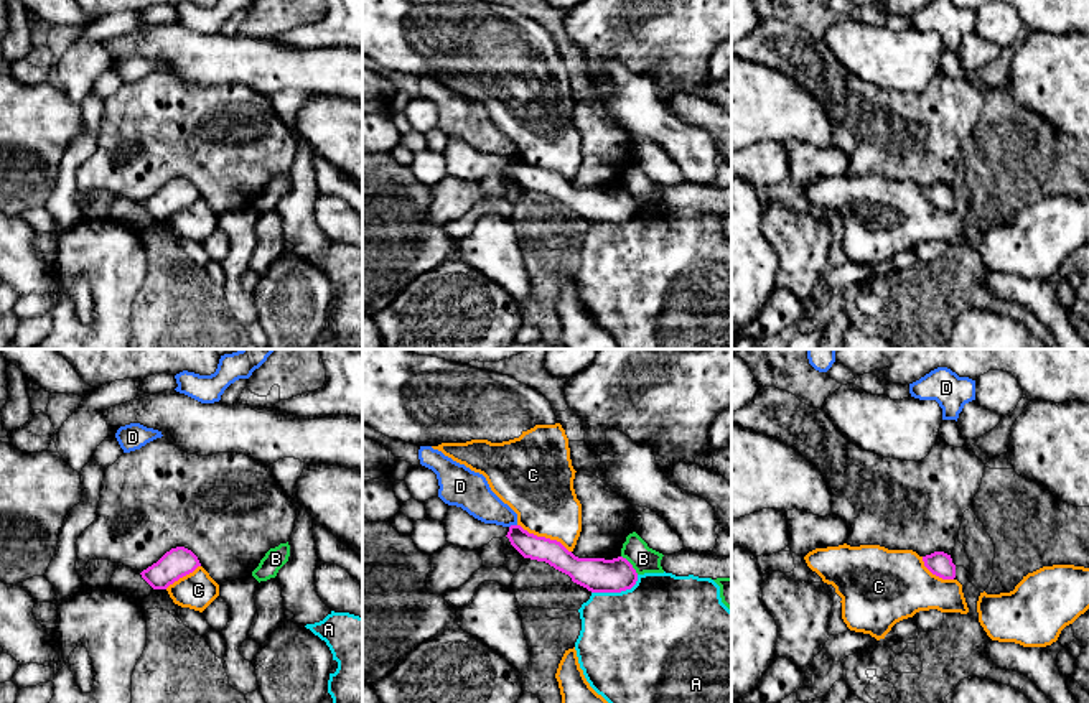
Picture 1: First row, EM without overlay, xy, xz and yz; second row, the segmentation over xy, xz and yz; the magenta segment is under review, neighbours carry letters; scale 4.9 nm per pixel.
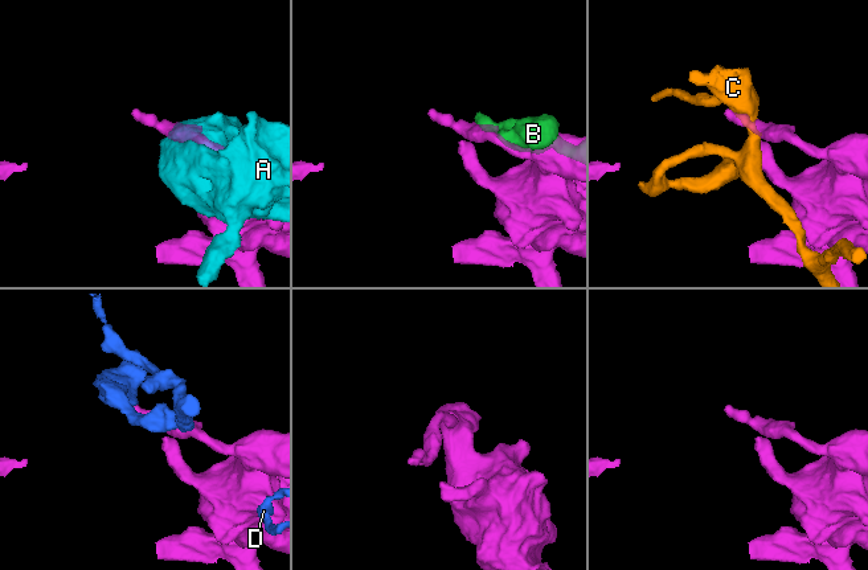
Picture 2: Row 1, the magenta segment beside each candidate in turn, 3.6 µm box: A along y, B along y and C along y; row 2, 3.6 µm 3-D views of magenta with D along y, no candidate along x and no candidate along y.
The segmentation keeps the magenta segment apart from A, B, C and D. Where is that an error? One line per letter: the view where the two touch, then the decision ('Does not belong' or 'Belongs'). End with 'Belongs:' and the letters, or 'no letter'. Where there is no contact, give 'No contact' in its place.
A: Touches magenta in xz. Does not belong
B: Touches magenta in xz. Does not belong
C: Touches magenta in xz. Does not belong
D: Touches magenta in xz. Does not belong
Belongs: no letter

